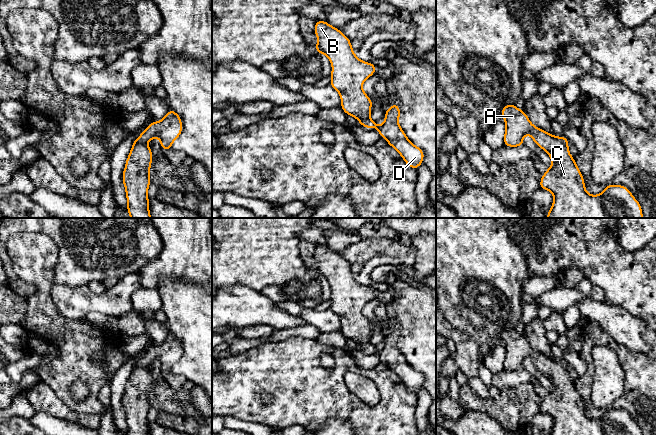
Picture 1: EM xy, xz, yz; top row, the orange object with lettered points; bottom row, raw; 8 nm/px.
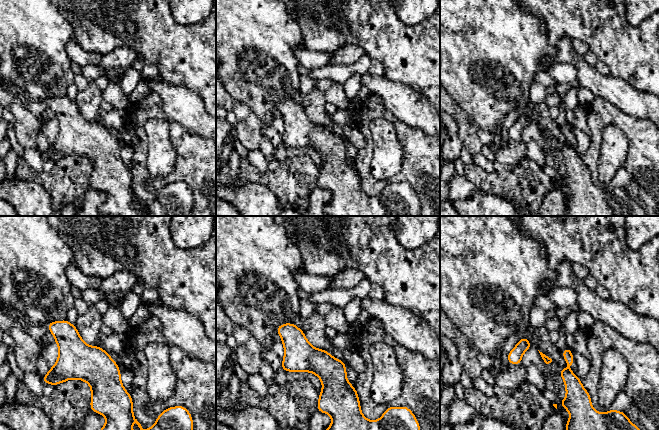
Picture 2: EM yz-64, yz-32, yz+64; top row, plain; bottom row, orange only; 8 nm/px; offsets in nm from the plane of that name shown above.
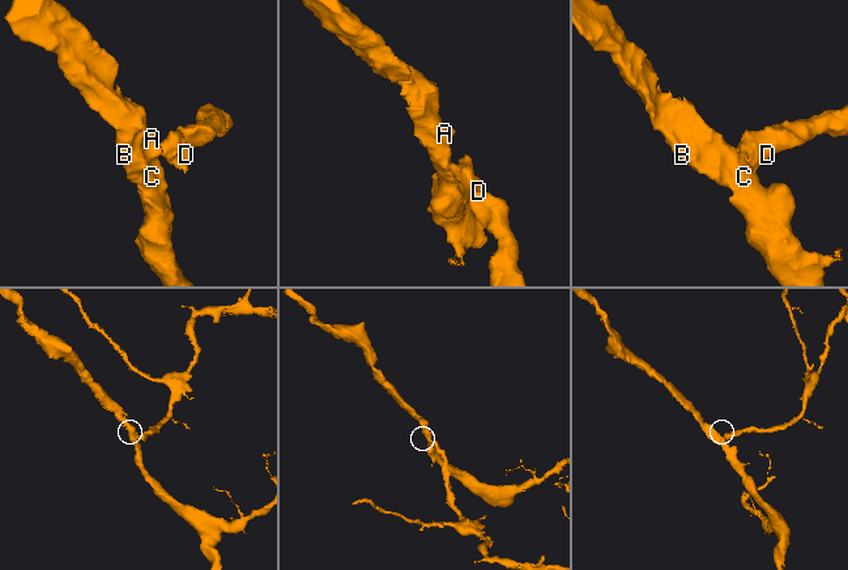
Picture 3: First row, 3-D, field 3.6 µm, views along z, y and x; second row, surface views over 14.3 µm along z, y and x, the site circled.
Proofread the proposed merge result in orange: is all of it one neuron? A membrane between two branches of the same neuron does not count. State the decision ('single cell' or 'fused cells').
fused cells

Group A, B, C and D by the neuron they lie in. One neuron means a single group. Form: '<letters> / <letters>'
A B C / D

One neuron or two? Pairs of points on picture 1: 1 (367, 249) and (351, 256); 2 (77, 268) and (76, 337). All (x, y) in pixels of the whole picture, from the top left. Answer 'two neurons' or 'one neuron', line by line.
1: one neuron
2: two neurons

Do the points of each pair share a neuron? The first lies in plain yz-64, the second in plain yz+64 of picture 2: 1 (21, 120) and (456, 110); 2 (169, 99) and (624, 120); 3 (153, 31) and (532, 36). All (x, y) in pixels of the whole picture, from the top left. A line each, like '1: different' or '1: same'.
1: same
2: different
3: different

